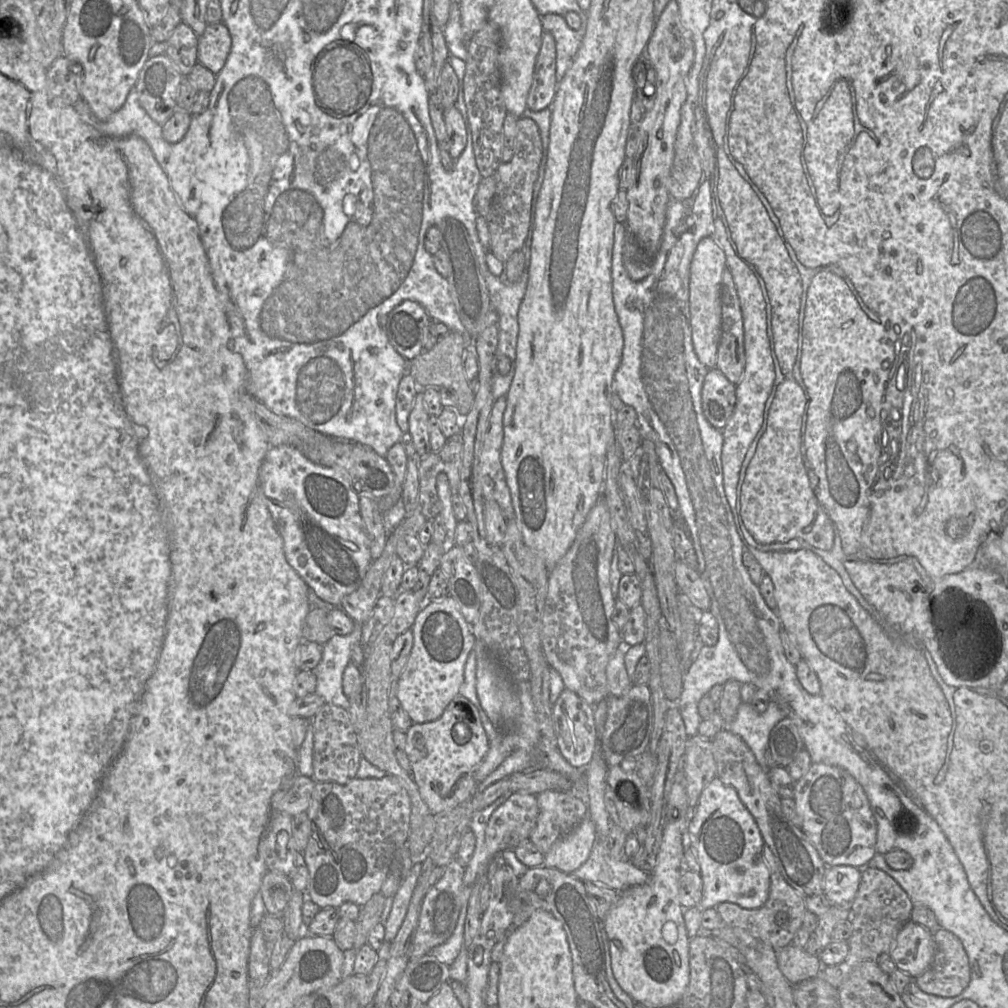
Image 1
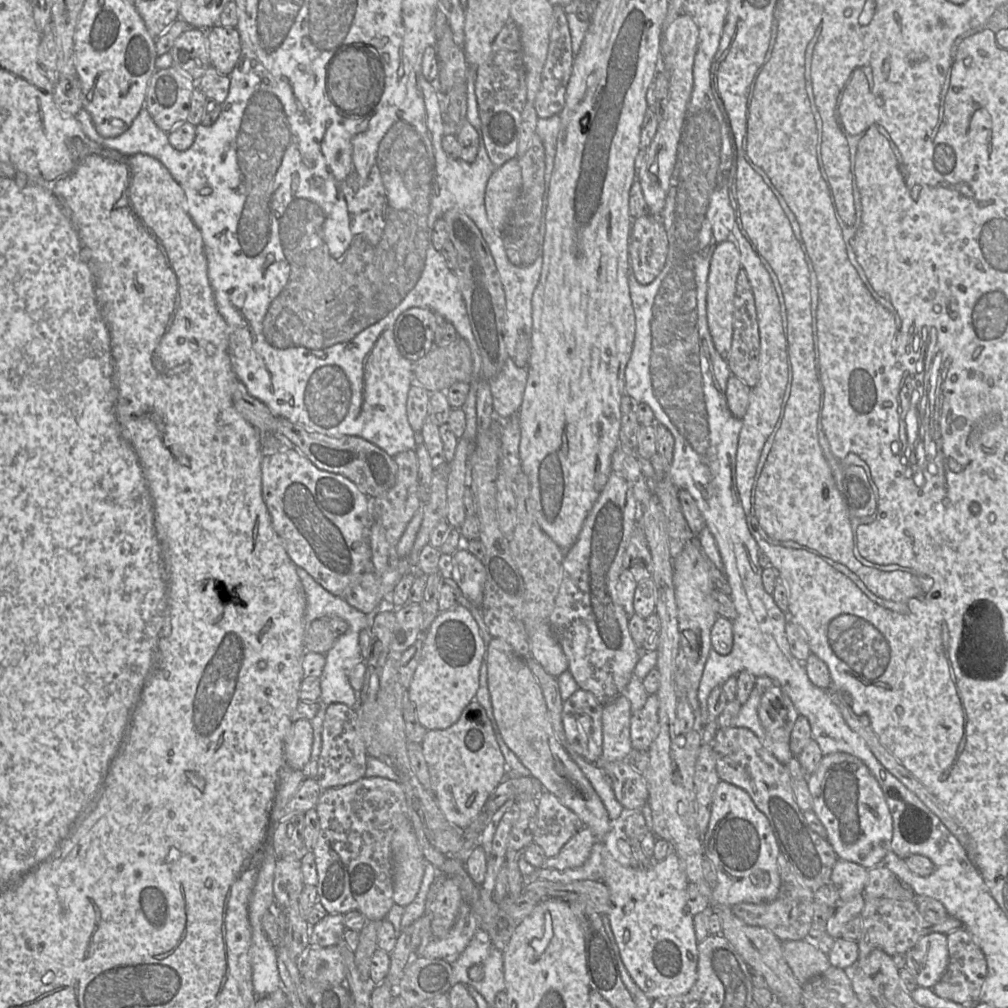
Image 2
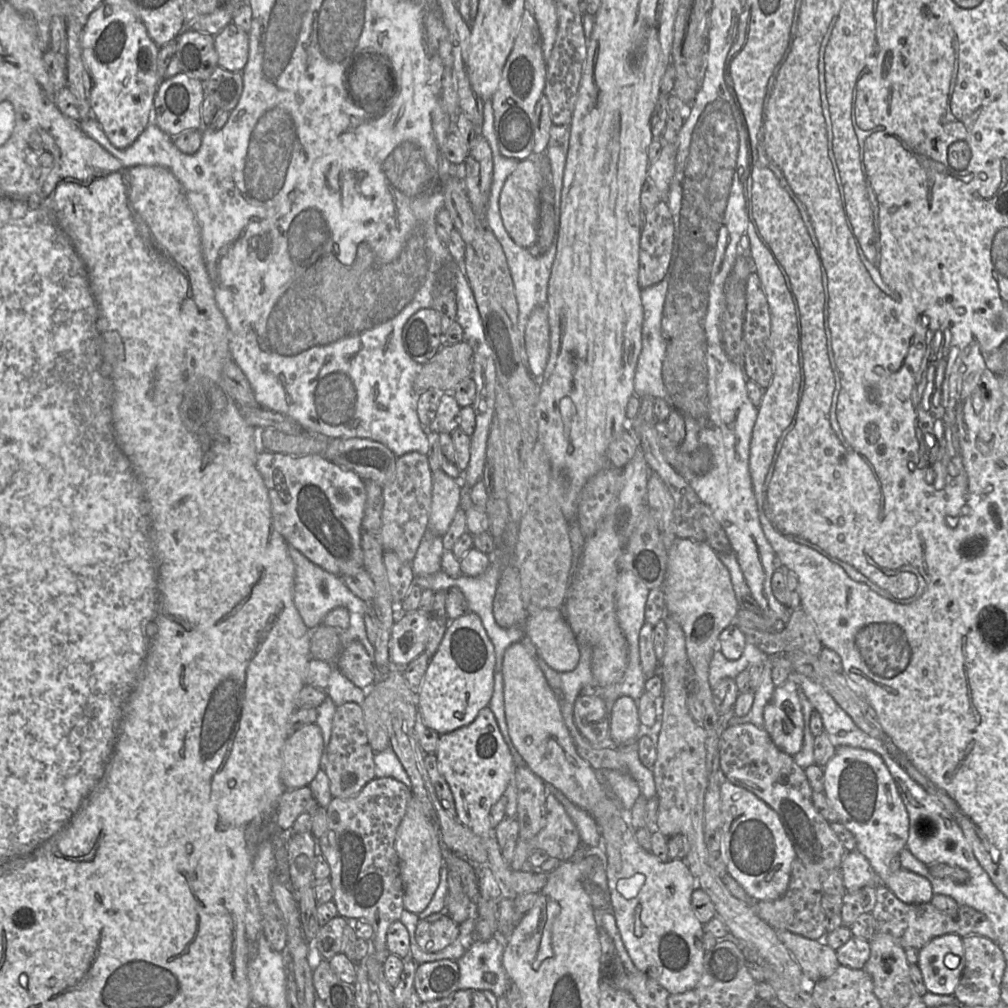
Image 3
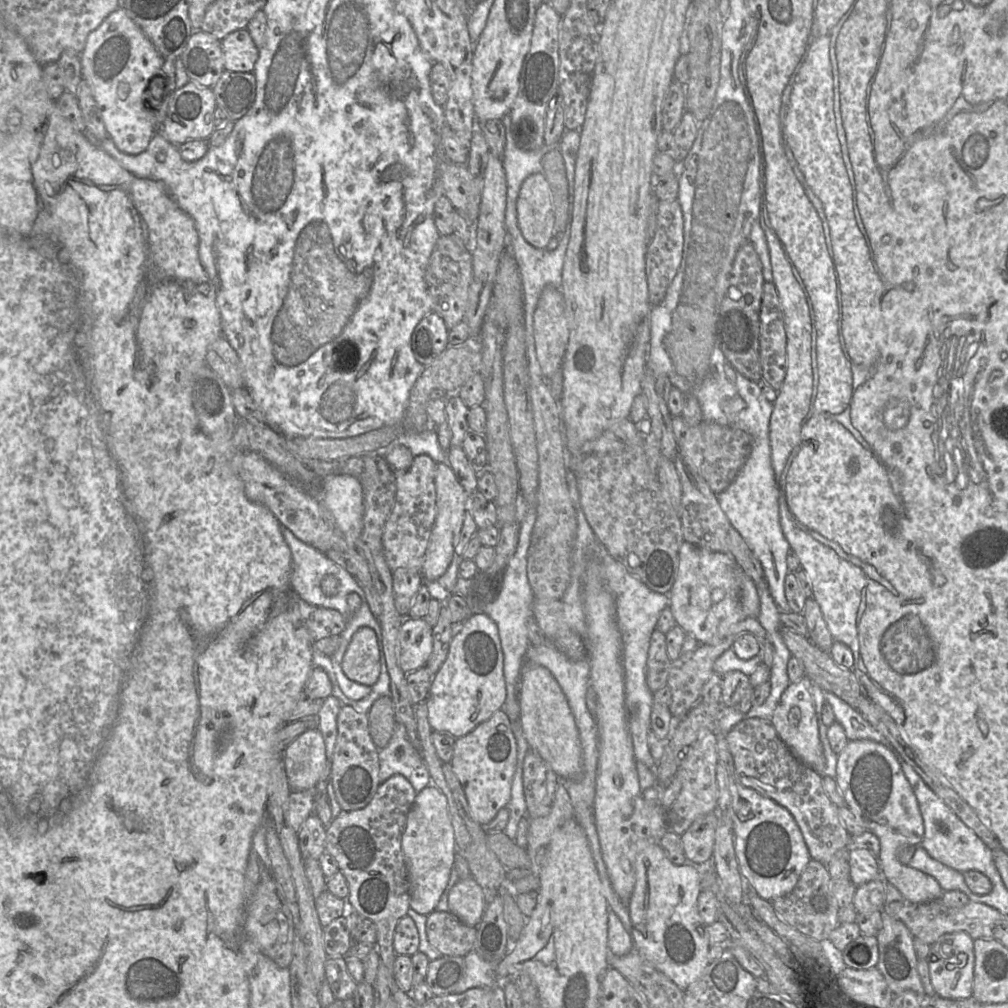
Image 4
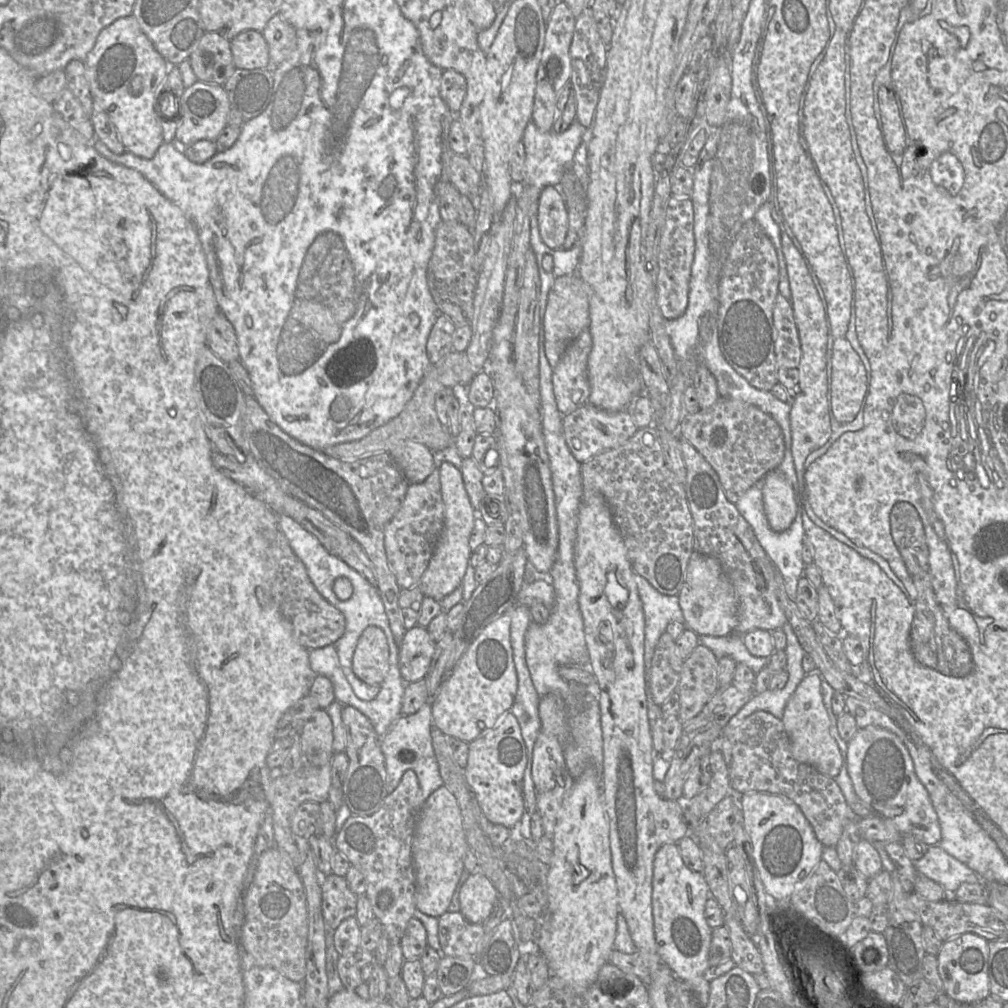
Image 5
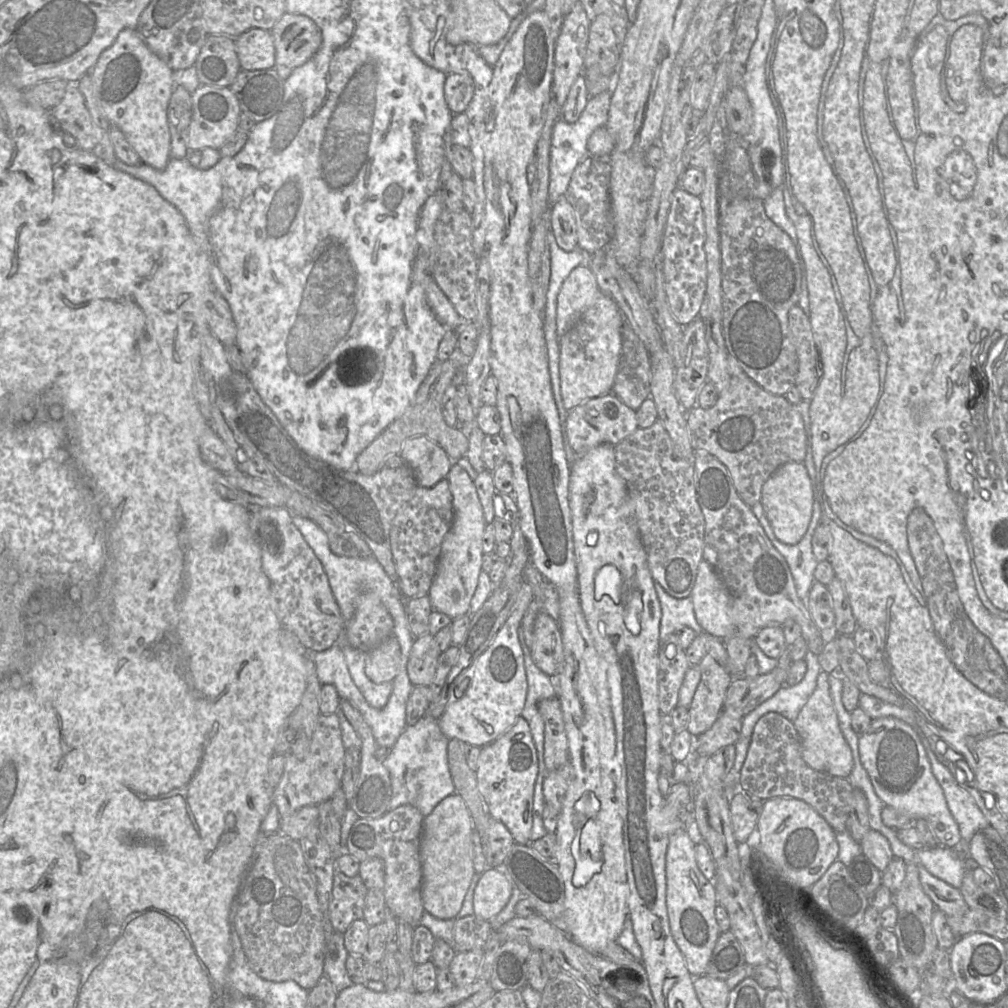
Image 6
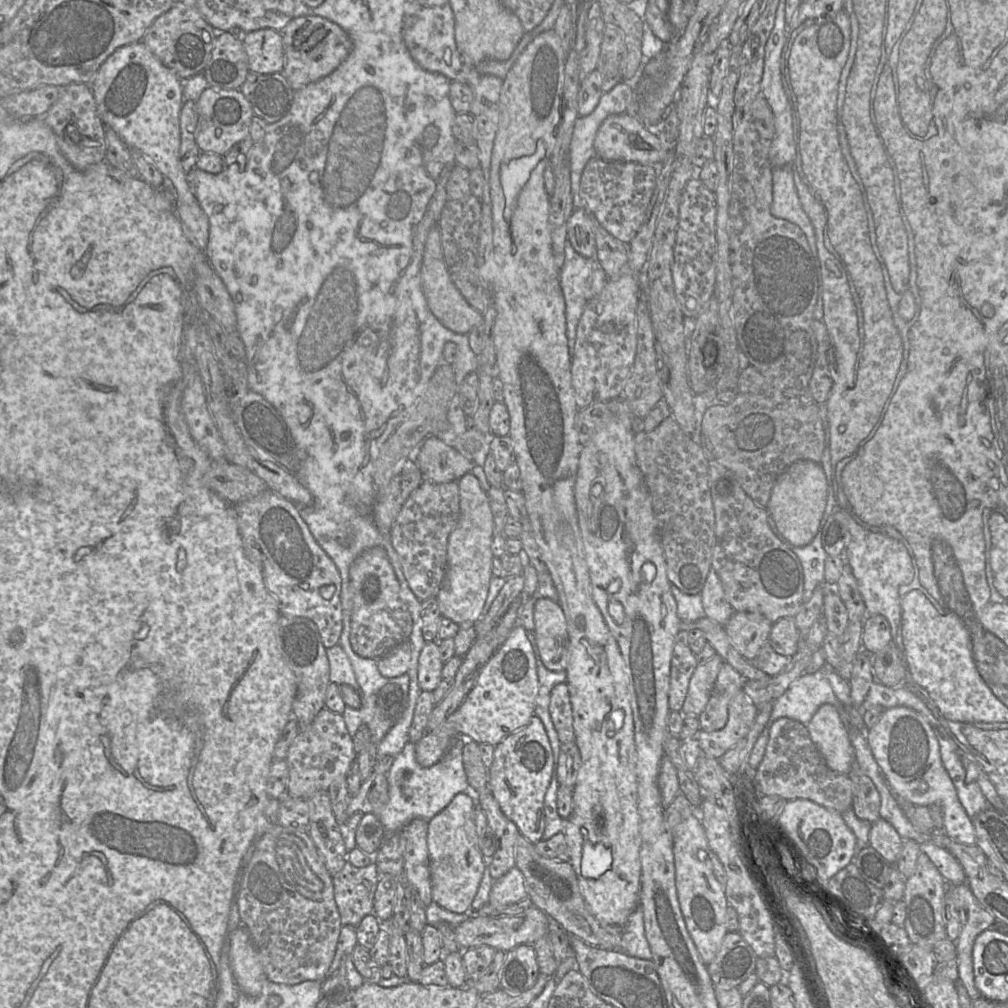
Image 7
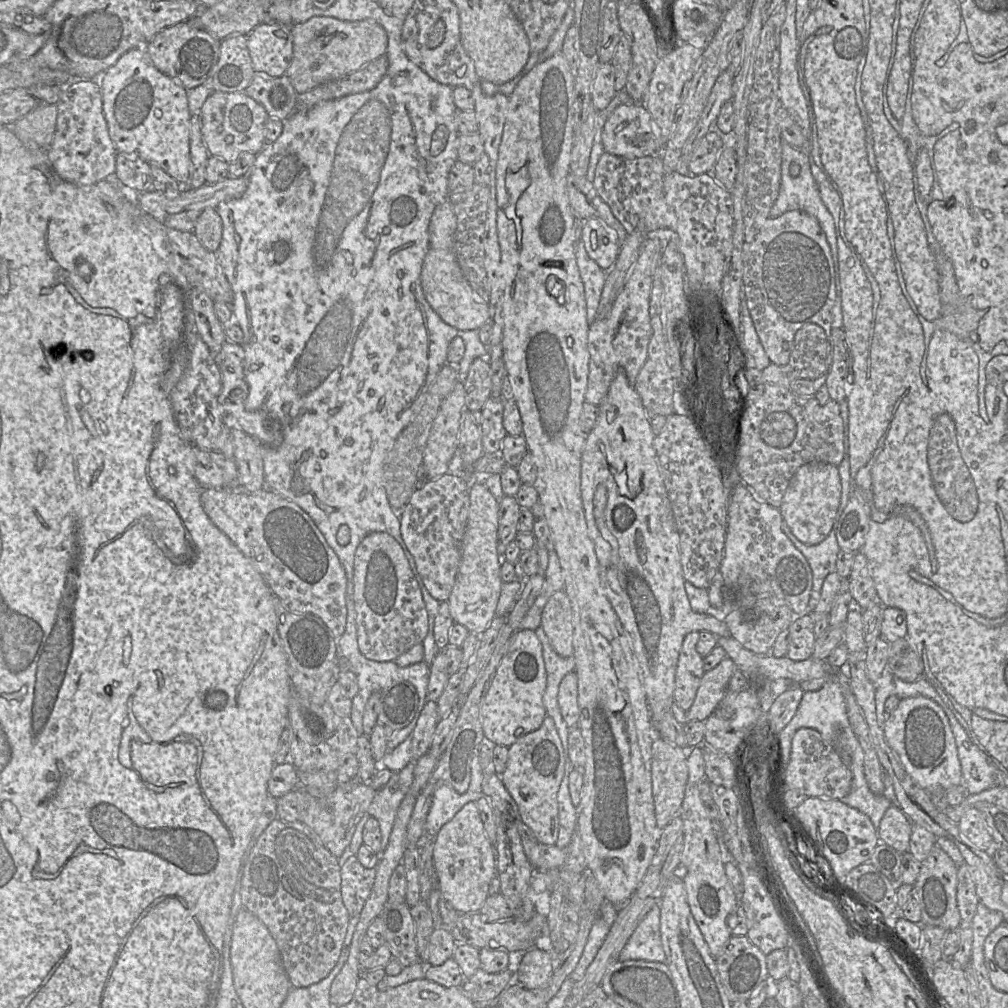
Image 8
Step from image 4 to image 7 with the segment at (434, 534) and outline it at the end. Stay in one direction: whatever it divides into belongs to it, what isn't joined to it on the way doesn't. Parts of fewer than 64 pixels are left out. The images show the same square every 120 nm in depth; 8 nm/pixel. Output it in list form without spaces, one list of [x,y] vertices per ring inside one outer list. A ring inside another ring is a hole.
[[[472,473],[465,474],[457,482],[460,514],[448,539],[445,577],[435,598],[443,617],[457,624],[475,624],[483,616],[490,580],[493,577],[493,517],[487,493]]]

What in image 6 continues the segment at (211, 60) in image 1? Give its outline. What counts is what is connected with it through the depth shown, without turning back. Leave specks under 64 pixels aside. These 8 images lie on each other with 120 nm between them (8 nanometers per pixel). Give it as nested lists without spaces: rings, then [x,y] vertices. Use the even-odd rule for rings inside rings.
[[[250,29],[235,39],[235,47],[241,69],[254,71],[274,68],[276,52],[270,31]]]

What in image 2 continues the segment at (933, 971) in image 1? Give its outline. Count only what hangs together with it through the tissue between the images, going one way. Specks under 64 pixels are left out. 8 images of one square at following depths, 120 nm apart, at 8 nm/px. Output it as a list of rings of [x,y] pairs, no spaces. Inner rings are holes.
[[[963,927],[947,935],[949,960],[945,972],[933,986],[933,992],[944,999],[961,1004],[980,1002],[980,993],[987,976],[987,962],[981,949],[975,944],[970,933]]]

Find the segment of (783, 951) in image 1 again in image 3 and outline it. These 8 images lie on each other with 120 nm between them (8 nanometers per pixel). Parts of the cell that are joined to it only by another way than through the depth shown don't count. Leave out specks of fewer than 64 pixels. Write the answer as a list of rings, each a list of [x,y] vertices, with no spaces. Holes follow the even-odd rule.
[[[775,930],[801,968],[800,986],[805,991],[810,993],[816,981],[830,976],[840,965],[835,950],[828,945],[787,930]]]

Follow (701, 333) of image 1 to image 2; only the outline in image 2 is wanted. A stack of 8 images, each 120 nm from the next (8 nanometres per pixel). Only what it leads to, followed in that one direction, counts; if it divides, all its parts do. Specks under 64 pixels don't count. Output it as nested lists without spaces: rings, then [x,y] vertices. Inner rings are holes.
[[[729,241],[717,245],[710,261],[707,280],[707,323],[715,348],[725,359],[728,358],[732,344],[733,302],[736,280],[740,271],[741,262],[738,248]]]

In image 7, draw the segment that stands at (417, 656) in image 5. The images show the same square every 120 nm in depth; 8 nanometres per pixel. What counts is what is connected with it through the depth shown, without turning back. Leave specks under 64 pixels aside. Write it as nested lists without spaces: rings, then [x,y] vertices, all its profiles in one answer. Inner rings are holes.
[[[428,641],[418,659],[418,684],[422,691],[433,692],[441,681],[443,662],[437,641]]]

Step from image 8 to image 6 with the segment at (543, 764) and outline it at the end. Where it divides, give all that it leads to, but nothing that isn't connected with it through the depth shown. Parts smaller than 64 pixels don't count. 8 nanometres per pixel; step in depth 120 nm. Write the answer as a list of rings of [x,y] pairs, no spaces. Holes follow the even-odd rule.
[[[521,716],[505,733],[481,748],[475,769],[479,792],[490,818],[502,822],[516,843],[530,843],[535,816],[533,809],[534,786],[538,771],[538,753],[530,727]]]

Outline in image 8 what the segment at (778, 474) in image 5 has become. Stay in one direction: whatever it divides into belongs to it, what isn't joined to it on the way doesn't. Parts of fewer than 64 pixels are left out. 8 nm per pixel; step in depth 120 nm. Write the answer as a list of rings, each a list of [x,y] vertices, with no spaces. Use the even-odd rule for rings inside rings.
[[[810,462],[794,473],[778,509],[784,523],[799,541],[815,545],[823,541],[833,529],[838,518],[841,492],[838,467],[828,463]]]

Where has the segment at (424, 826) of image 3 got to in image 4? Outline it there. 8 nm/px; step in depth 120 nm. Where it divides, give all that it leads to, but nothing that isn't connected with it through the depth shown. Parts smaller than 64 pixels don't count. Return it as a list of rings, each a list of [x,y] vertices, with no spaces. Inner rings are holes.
[[[435,785],[417,792],[407,815],[401,844],[409,881],[410,909],[421,915],[431,914],[447,886],[456,857],[448,799]]]

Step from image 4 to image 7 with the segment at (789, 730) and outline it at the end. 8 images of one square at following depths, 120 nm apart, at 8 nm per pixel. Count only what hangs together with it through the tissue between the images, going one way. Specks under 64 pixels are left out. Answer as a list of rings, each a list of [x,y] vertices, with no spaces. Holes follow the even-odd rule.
[[[823,704],[806,727],[826,765],[837,773],[848,775],[854,749],[839,710],[831,704]]]

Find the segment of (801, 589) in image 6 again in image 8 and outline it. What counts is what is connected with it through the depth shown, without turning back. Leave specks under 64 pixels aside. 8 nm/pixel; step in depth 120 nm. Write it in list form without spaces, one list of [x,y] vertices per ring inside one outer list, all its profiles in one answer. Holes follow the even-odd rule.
[[[783,522],[782,531],[790,539],[793,545],[802,553],[807,560],[812,572],[812,588],[807,606],[807,612],[812,612],[817,605],[822,584],[829,573],[835,572],[837,554],[840,548],[834,532],[834,526],[829,535],[815,545],[804,544],[799,541]]]

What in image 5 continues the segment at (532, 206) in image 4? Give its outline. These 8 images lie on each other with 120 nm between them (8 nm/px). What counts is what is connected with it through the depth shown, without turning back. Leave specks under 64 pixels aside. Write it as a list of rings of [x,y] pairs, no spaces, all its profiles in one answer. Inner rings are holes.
[[[553,186],[545,187],[539,196],[538,228],[542,241],[551,249],[562,249],[568,231],[568,212],[563,198]]]

